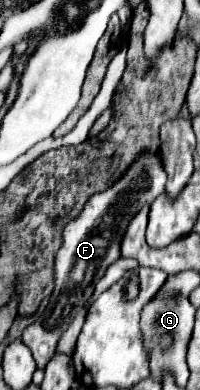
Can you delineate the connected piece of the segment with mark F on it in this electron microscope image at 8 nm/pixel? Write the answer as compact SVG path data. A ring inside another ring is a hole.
M142 152L130 164L126 174L118 178L110 188L100 194L92 194L82 208L82 212L66 224L62 234L62 246L54 260L54 290L50 294L48 306L38 320L24 328L22 342L32 350L38 368L44 368L46 362L56 352L56 344L62 332L70 326L78 310L84 306L92 294L92 286L104 276L106 268L120 256L122 236L132 222L134 214L142 208L152 204L166 186L166 170L160 160L160 152Z

